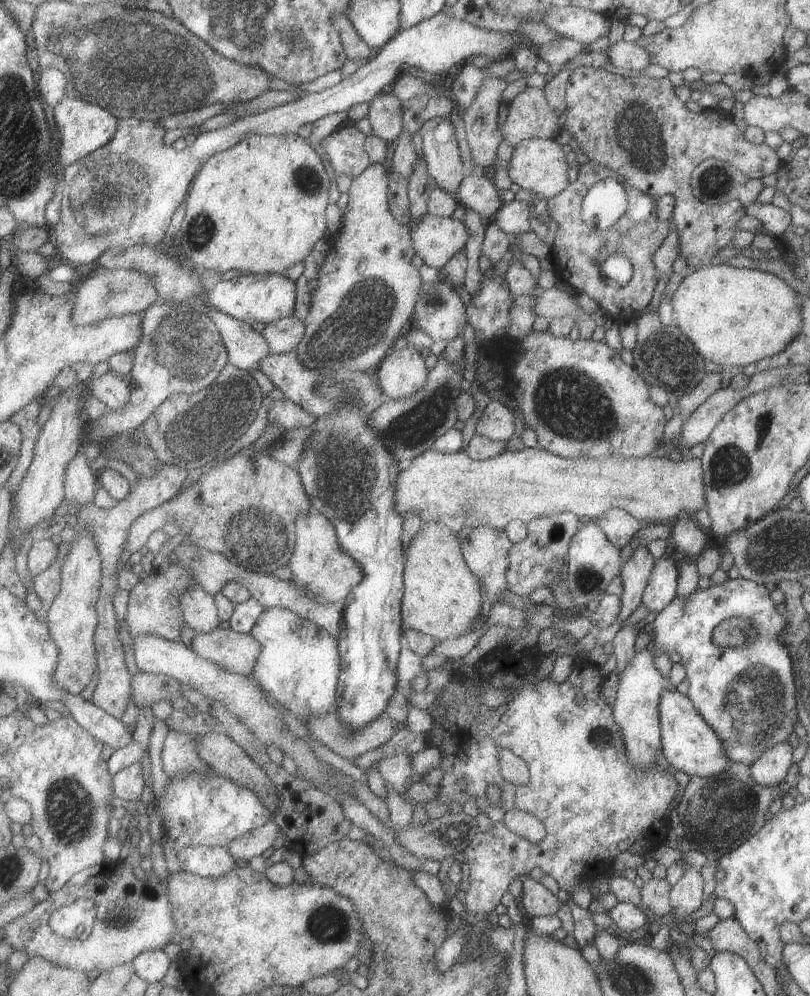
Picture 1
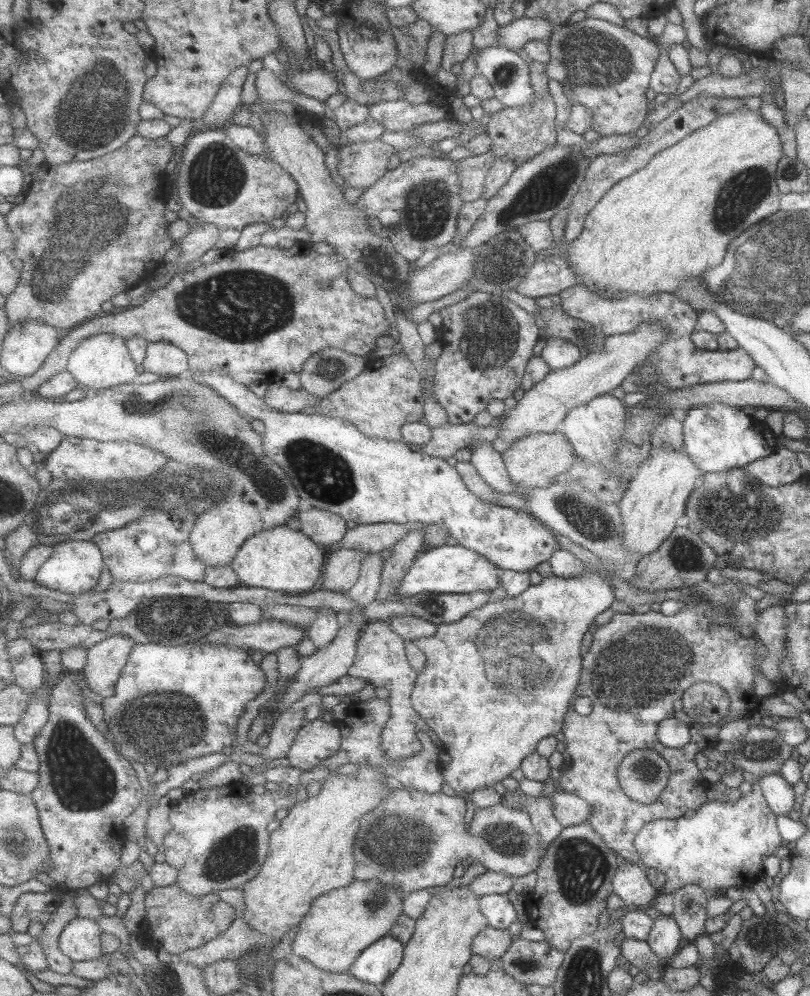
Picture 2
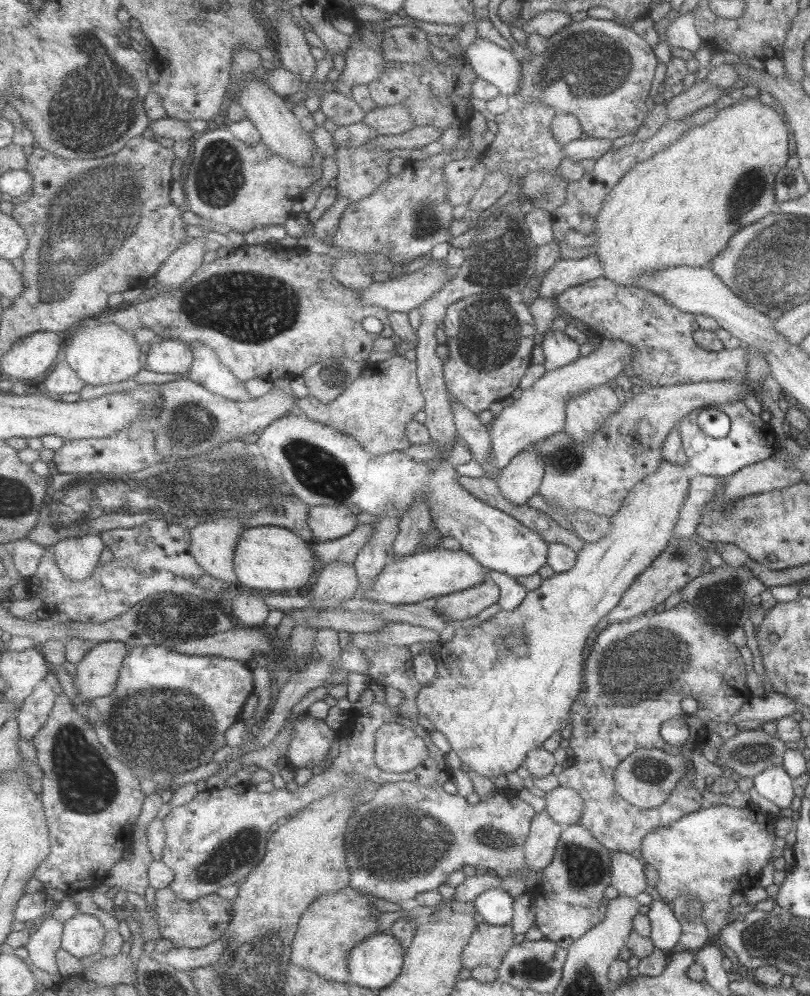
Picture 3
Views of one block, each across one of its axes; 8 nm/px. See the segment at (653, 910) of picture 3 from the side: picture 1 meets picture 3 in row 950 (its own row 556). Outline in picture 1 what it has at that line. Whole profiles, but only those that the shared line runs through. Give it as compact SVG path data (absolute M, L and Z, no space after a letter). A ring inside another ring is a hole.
M672 550L663 557L654 559L654 567L642 594L642 603L647 612L663 610L676 597L677 569Z

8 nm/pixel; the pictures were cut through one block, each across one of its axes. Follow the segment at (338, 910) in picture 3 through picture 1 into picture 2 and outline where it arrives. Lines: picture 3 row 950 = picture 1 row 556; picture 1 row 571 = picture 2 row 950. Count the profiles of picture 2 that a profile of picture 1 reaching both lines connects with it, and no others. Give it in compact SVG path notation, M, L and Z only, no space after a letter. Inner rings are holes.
M357 879L354 884L327 892L312 903L311 911L303 918L294 937L291 952L327 972L352 974L351 968L359 955L377 940L390 935L403 914L404 900L398 885Z

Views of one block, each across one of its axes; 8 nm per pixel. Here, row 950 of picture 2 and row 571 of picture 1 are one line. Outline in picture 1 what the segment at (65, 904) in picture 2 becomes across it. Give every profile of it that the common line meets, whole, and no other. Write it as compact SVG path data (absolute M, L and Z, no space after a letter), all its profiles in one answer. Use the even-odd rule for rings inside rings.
M60 541L57 544L57 548L59 548L58 559L45 572L32 580L35 592L41 597L47 608L51 606L61 592L63 584L62 570L67 555L70 553L70 546L70 542Z

